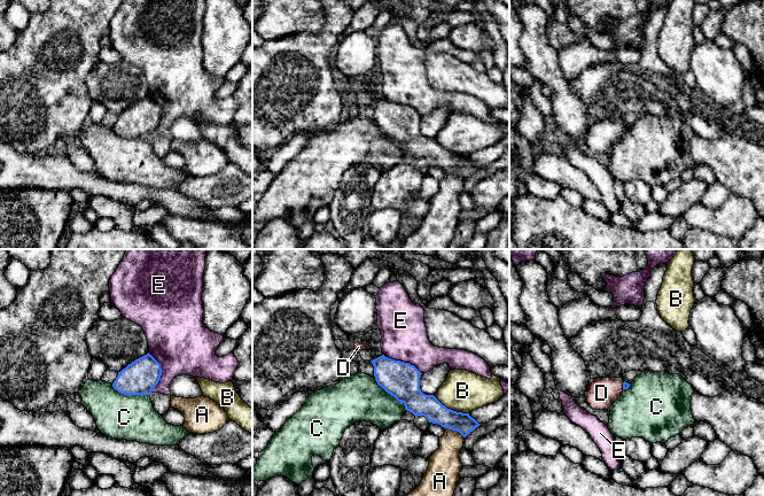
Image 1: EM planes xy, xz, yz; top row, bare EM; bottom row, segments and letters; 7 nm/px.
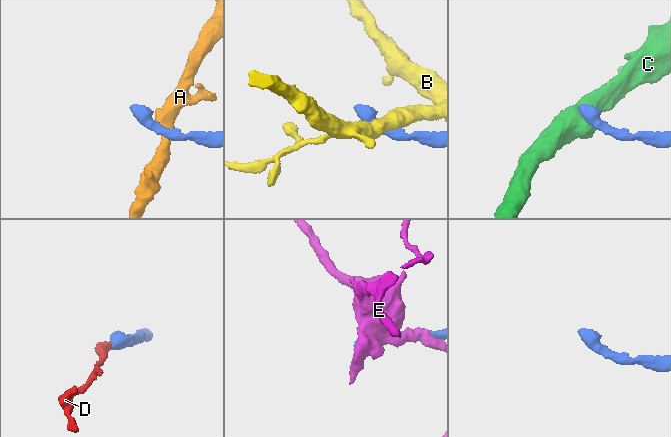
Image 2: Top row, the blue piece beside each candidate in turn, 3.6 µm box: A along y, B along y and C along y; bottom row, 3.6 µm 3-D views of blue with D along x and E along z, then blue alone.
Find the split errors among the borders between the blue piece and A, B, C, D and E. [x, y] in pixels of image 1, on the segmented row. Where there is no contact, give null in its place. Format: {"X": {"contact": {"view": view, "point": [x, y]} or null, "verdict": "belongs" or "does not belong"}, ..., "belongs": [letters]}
{"A": {"contact": {"view": "xz", "point": [454, 429]}, "verdict": "does not belong"}, "B": {"contact": {"view": "xz", "point": [450, 409]}, "verdict": "does not belong"}, "C": {"contact": {"view": "xy", "point": [130, 394]}, "verdict": "does not belong"}, "D": {"contact": {"view": "yz", "point": [623, 385]}, "verdict": "belongs"}, "E": {"contact": {"view": "xy", "point": [161, 372]}, "verdict": "does not belong"}, "belongs": ["D"]}

